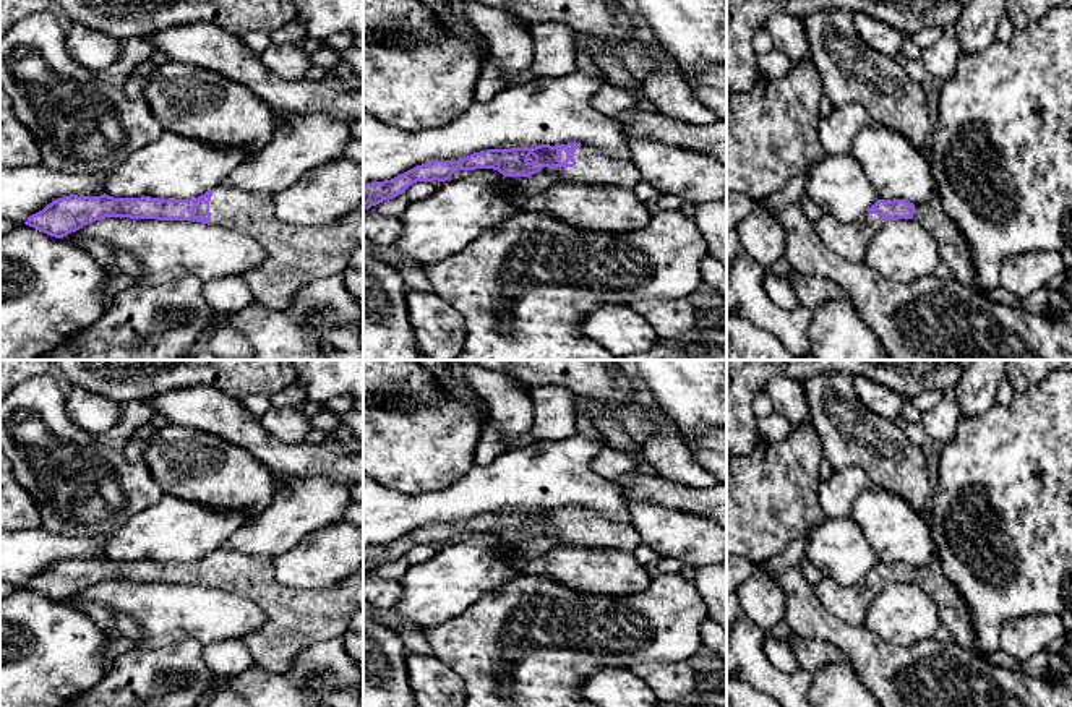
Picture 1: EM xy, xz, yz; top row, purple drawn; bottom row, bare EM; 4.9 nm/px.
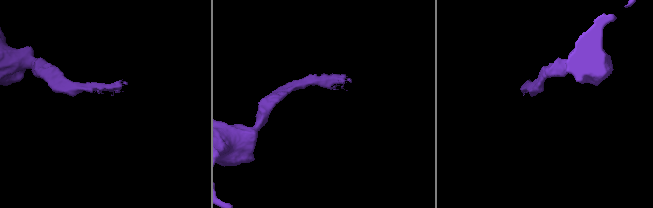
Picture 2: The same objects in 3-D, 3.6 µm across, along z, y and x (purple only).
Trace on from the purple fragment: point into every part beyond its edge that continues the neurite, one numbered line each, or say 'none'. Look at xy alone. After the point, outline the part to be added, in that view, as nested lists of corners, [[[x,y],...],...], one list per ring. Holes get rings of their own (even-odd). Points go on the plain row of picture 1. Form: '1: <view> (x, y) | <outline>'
1: xy (294, 618) | [[[221,546],[212,555],[209,576],[214,589],[238,593],[261,608],[263,628],[243,636],[242,641],[250,649],[255,663],[274,673],[285,673],[305,647],[342,637],[354,615],[363,610],[363,568],[334,587],[308,590],[279,582],[272,558],[250,556]]]

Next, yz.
1: yz (850, 604) | [[[822,577],[814,587],[819,603],[837,619],[850,626],[863,626],[866,613],[874,597],[884,589],[885,582],[877,577],[866,577],[855,585],[840,585],[834,579]]]

